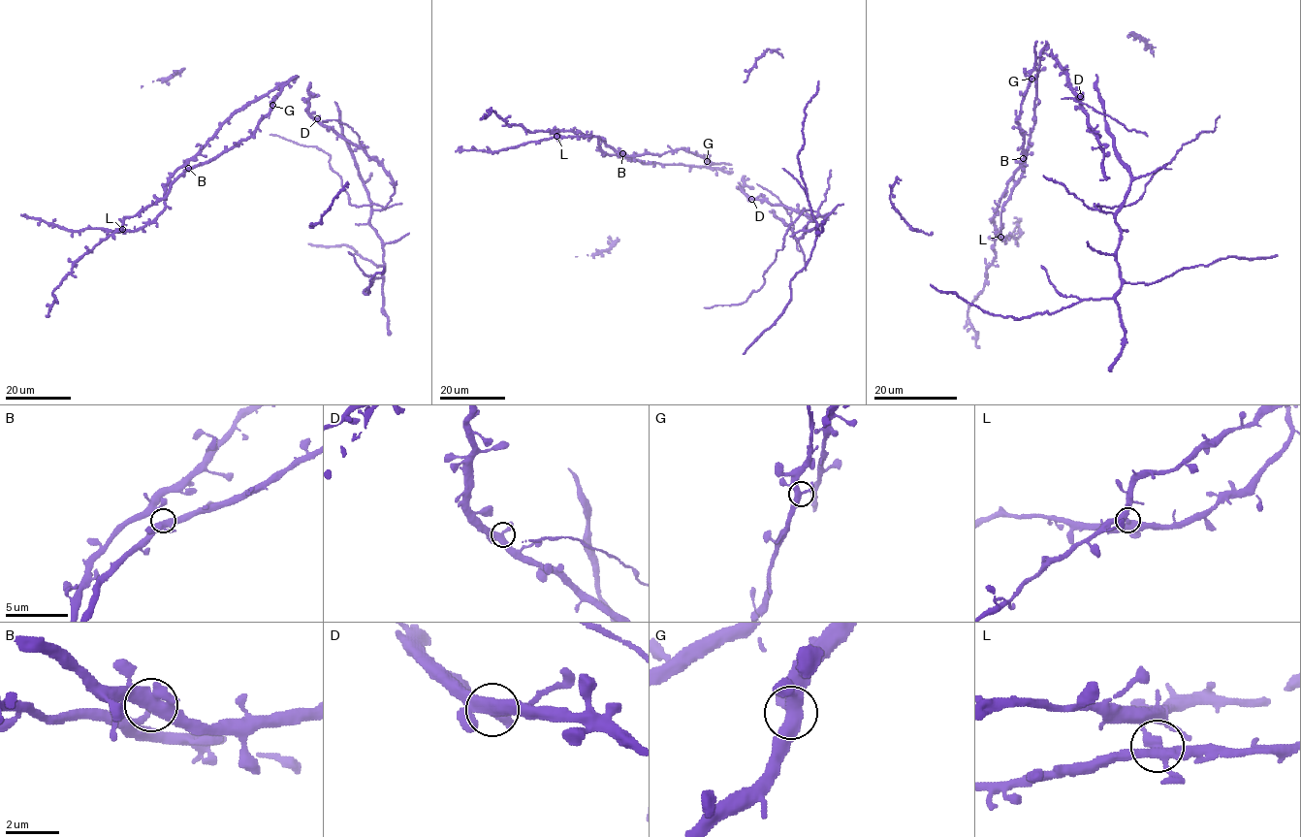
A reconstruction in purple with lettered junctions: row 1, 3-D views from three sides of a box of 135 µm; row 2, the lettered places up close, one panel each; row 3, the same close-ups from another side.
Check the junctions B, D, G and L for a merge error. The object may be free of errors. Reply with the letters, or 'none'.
none

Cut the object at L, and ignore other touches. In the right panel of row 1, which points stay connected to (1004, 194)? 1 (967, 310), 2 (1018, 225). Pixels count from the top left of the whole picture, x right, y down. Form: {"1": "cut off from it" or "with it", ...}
{"1": "cut off from it", "2": "with it"}

